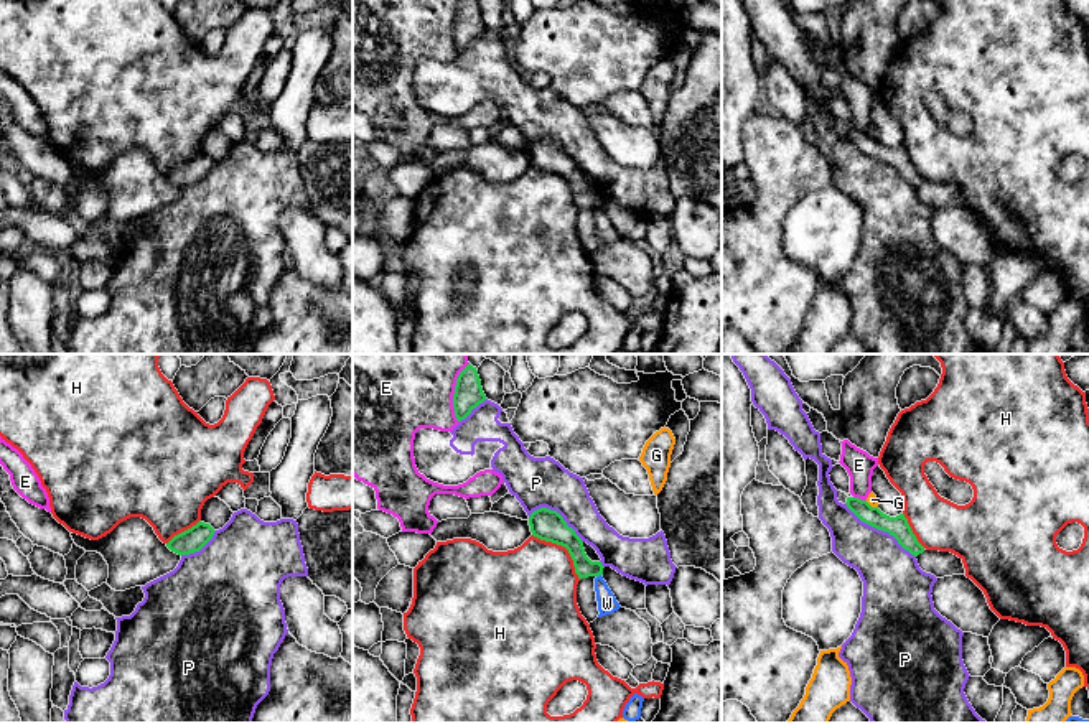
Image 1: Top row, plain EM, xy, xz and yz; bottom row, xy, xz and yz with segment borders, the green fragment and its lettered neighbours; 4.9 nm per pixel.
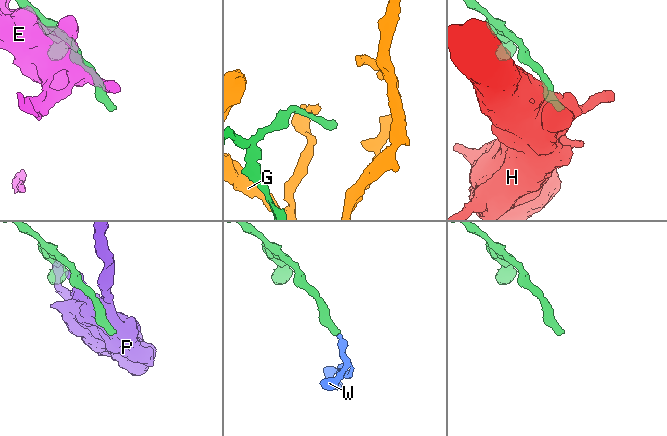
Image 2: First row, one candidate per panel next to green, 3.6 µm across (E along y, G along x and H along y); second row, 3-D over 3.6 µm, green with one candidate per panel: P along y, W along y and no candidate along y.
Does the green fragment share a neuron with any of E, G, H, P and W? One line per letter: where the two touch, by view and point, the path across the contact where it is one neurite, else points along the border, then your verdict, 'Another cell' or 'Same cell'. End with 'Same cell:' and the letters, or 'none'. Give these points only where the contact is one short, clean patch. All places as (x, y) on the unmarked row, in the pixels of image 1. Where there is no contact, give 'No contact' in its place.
E: Touches green at xz (453, 27). Another cell
G: Touches green at yz (870, 137). Boundary: yz (865, 132), (877, 139). Another cell
H: Touches green at xz (564, 177). Boundary: xz (532, 165), (560, 175), (580, 209). Another cell
P: Touches green at yz (880, 160). Another cell
W: Touches green at xz (598, 206). Boundary: xz (600, 205), (597, 208). Another cell
Same cell: none

